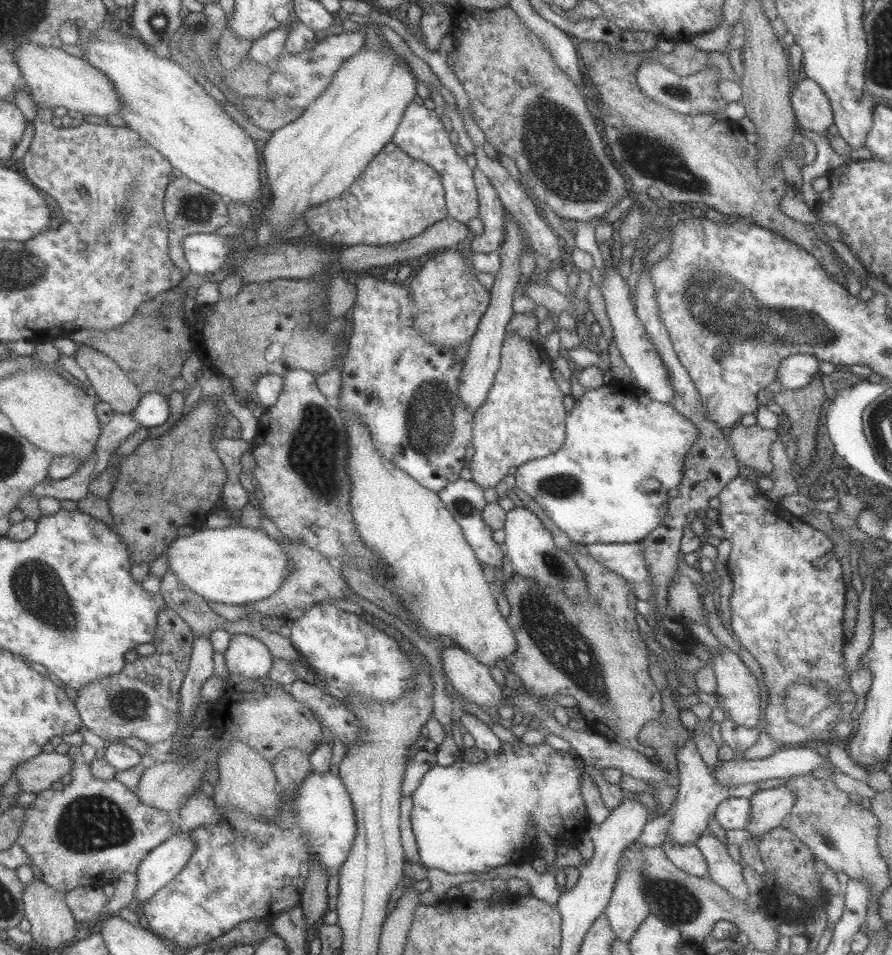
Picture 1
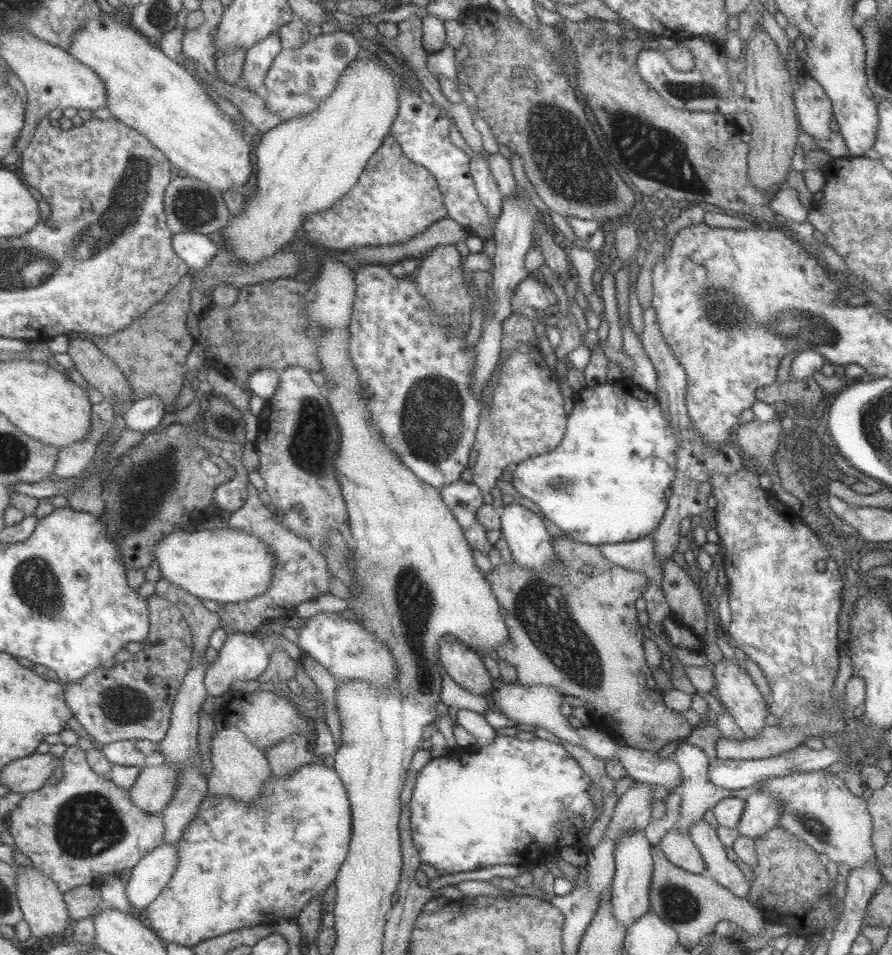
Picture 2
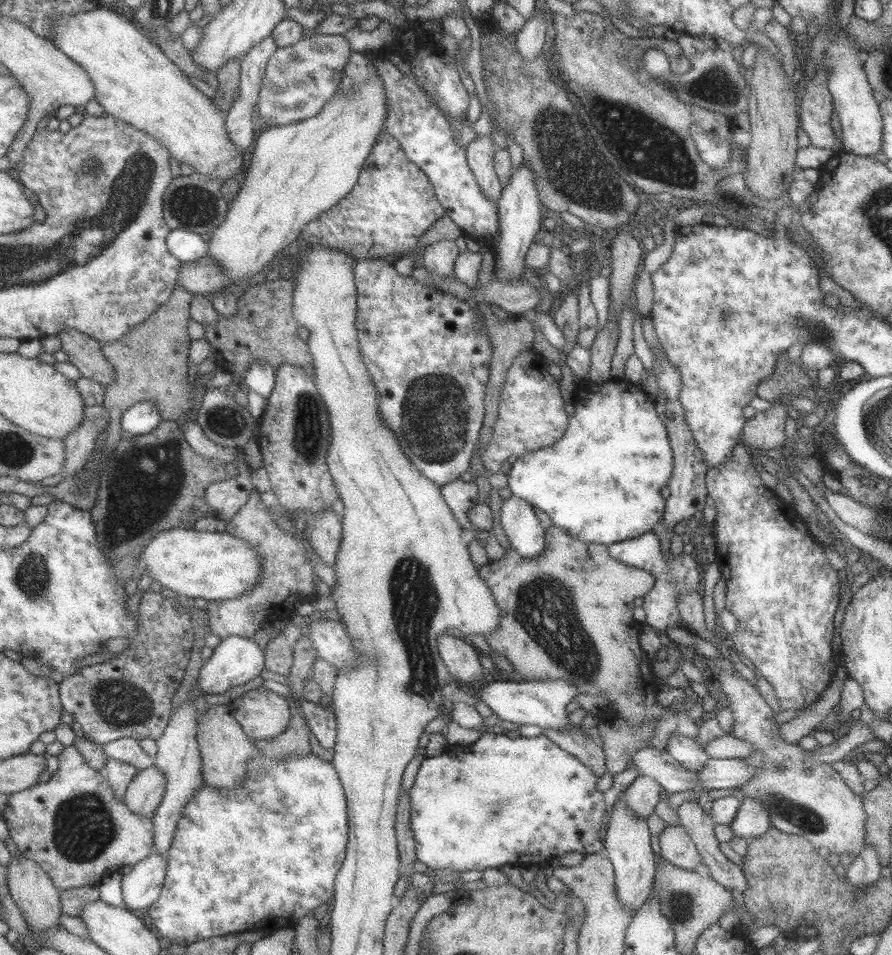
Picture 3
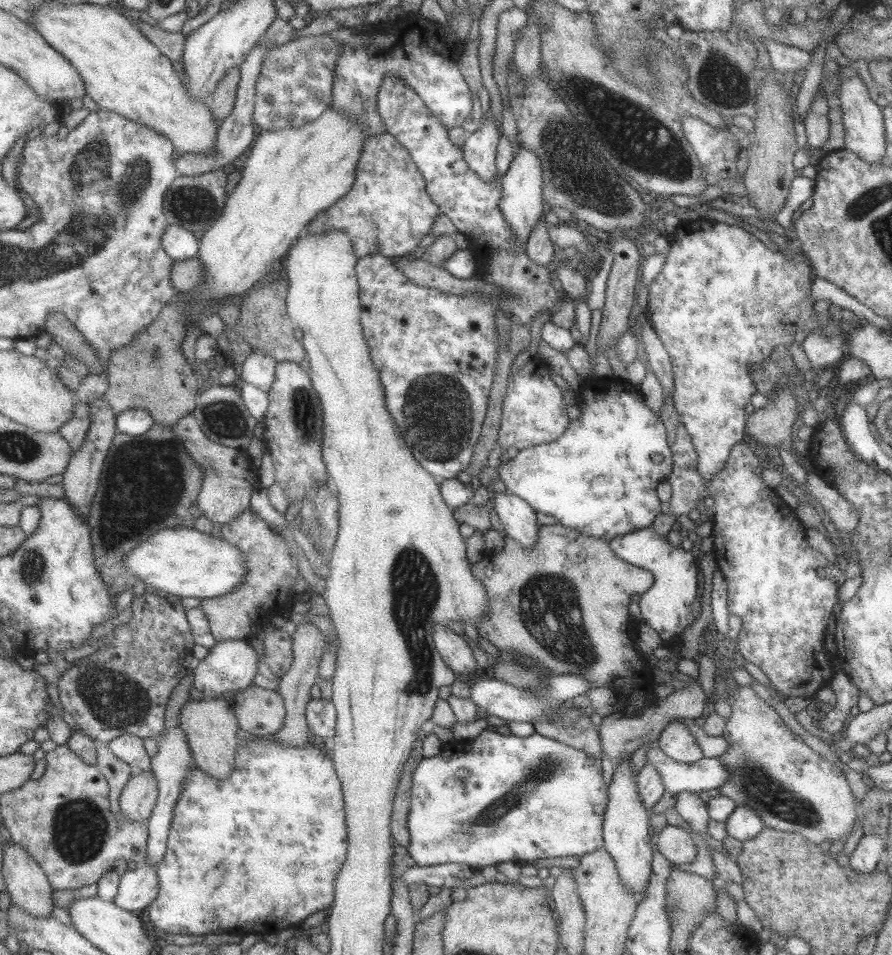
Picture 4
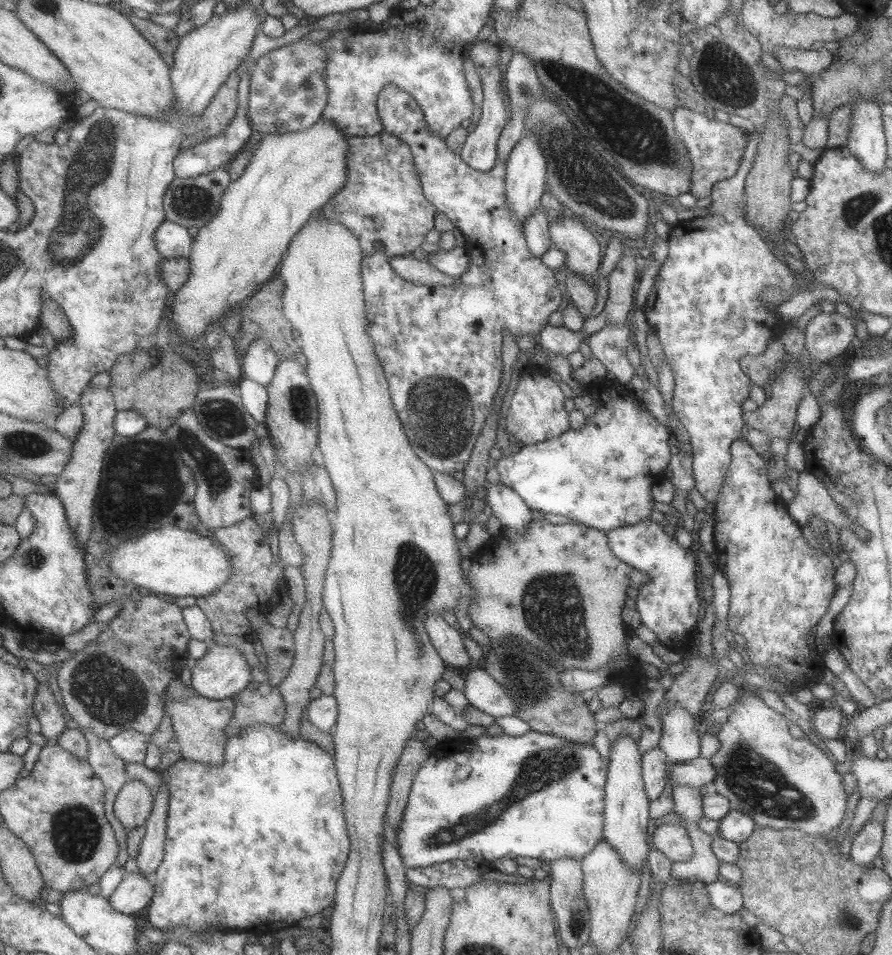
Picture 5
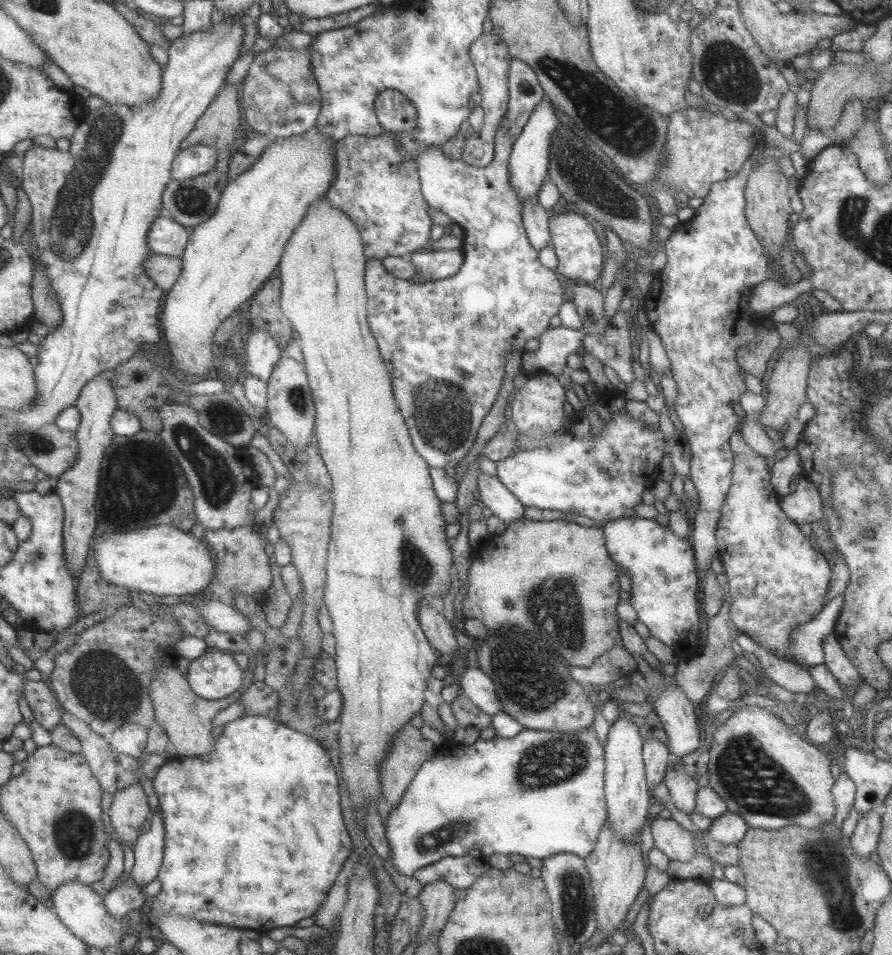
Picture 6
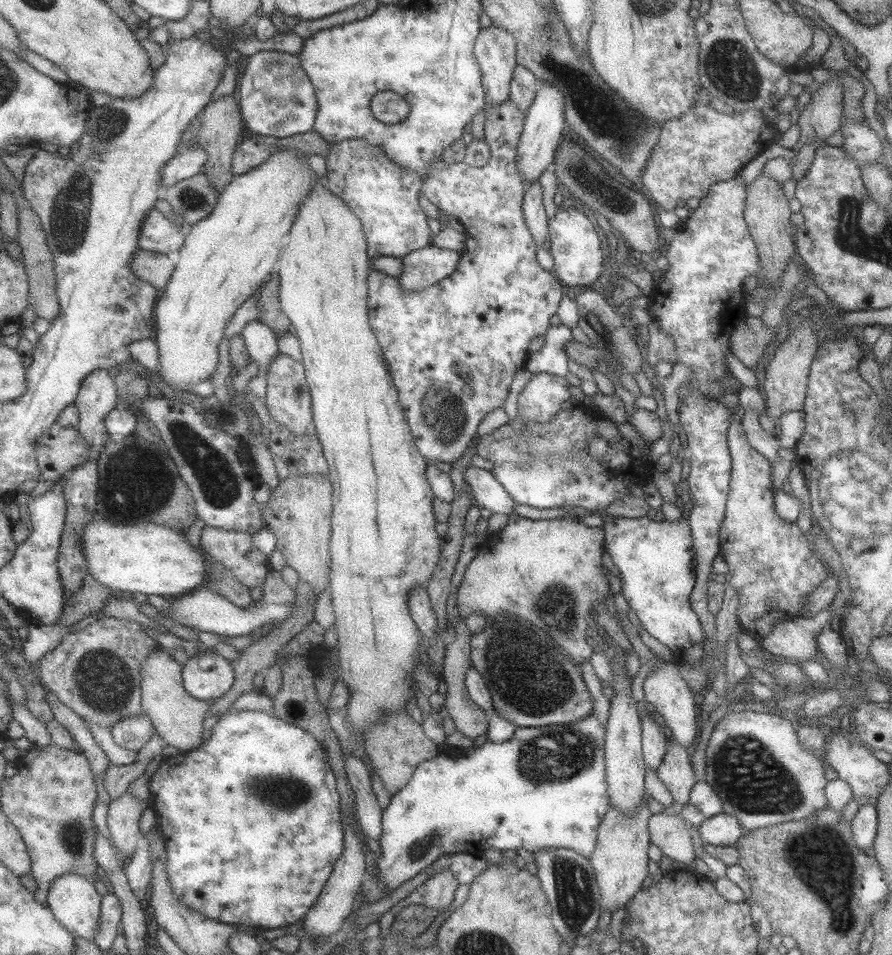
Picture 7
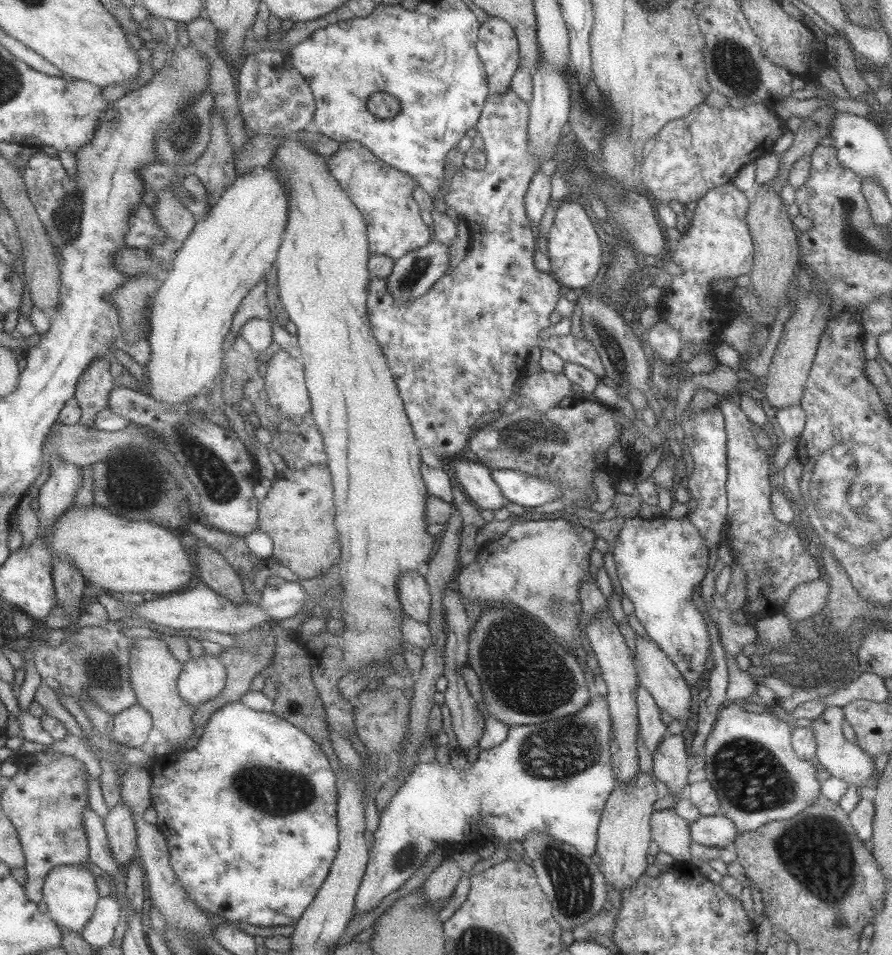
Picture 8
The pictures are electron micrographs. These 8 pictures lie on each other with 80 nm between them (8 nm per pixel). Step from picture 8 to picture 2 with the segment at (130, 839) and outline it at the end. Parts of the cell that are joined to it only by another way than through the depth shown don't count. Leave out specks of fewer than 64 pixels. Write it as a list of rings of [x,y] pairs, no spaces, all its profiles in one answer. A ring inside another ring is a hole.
[[[166,764],[141,768],[128,790],[130,801],[145,813],[159,813],[169,802],[177,777]]]

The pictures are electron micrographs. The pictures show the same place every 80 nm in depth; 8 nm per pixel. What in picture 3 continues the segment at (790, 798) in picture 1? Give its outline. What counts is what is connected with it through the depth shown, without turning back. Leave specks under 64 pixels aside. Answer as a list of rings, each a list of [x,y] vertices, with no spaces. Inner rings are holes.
[[[752,798],[742,799],[733,820],[728,825],[734,837],[745,841],[758,838],[771,827],[764,804]]]

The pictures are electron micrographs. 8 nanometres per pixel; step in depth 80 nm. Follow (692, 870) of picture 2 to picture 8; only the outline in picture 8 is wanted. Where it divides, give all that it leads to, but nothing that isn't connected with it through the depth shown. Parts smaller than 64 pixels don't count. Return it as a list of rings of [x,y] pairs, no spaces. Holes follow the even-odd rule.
[[[671,809],[654,810],[650,816],[650,840],[661,850],[671,856],[675,863],[689,862],[691,852],[689,846],[688,822],[677,816]]]

